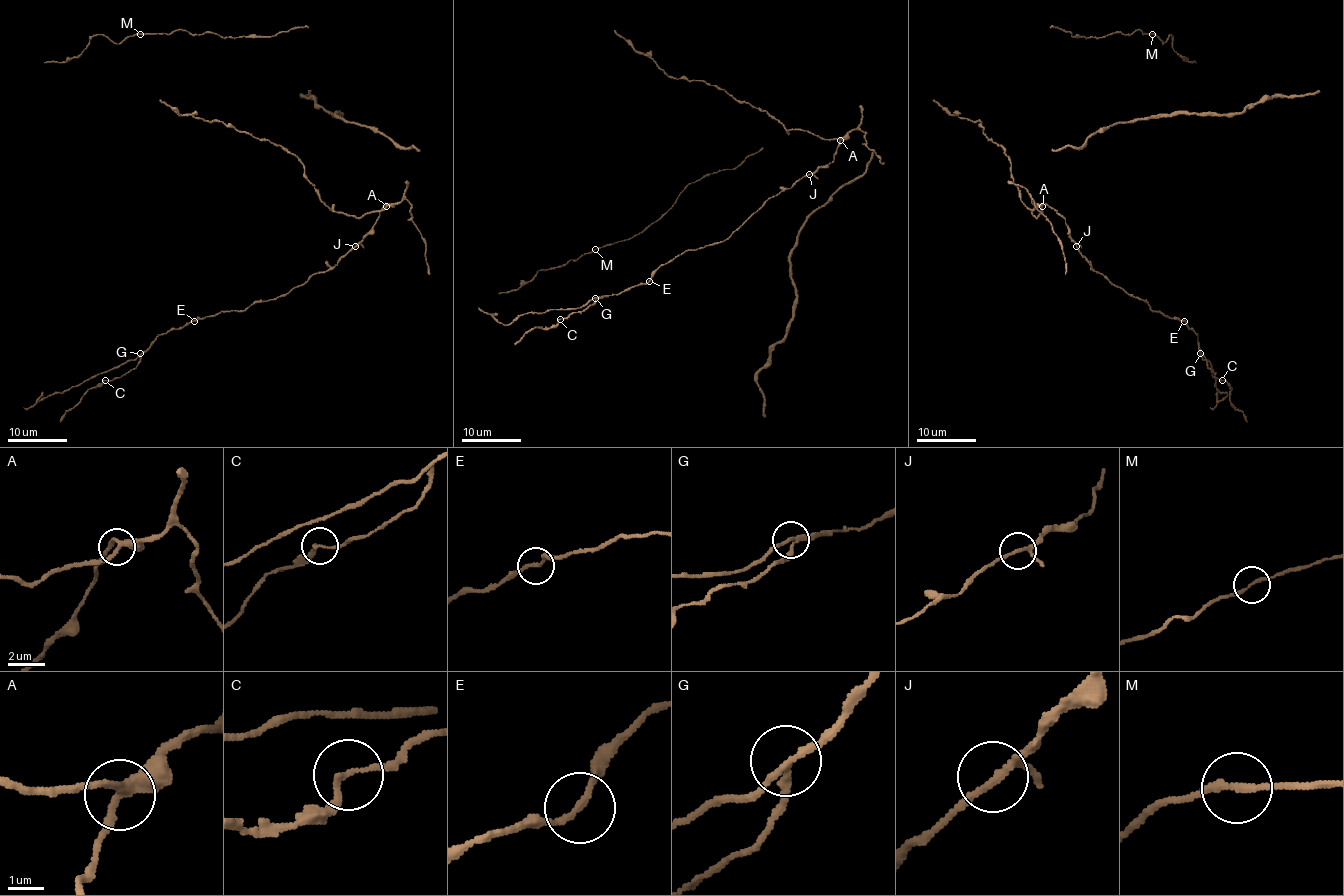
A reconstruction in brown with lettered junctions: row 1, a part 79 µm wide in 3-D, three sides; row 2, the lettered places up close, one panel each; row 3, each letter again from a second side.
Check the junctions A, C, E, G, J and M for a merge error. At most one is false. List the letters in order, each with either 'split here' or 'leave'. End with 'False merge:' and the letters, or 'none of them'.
A: leave
C: leave
E: leave
G: split here
J: leave
M: leave
False merge: G

